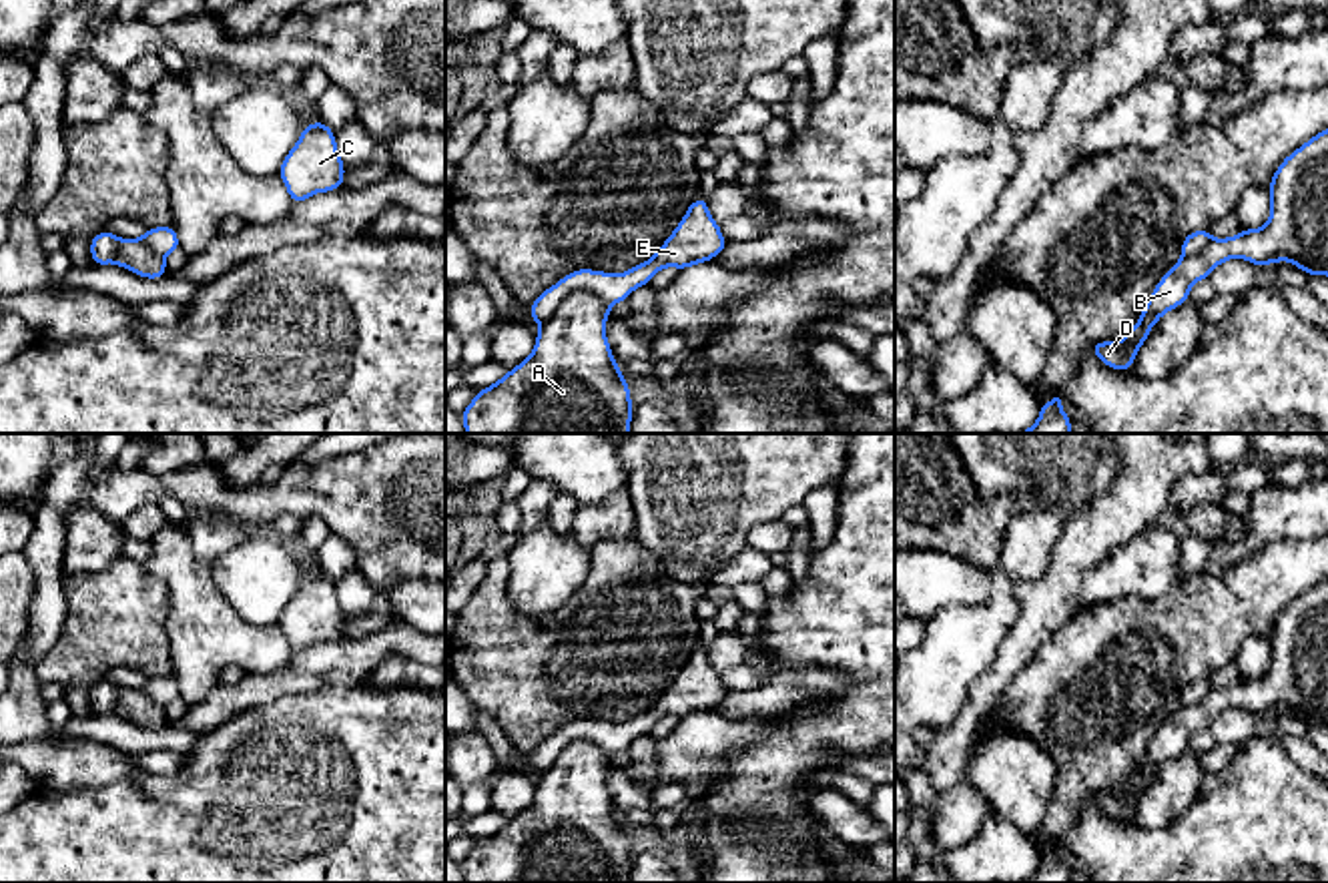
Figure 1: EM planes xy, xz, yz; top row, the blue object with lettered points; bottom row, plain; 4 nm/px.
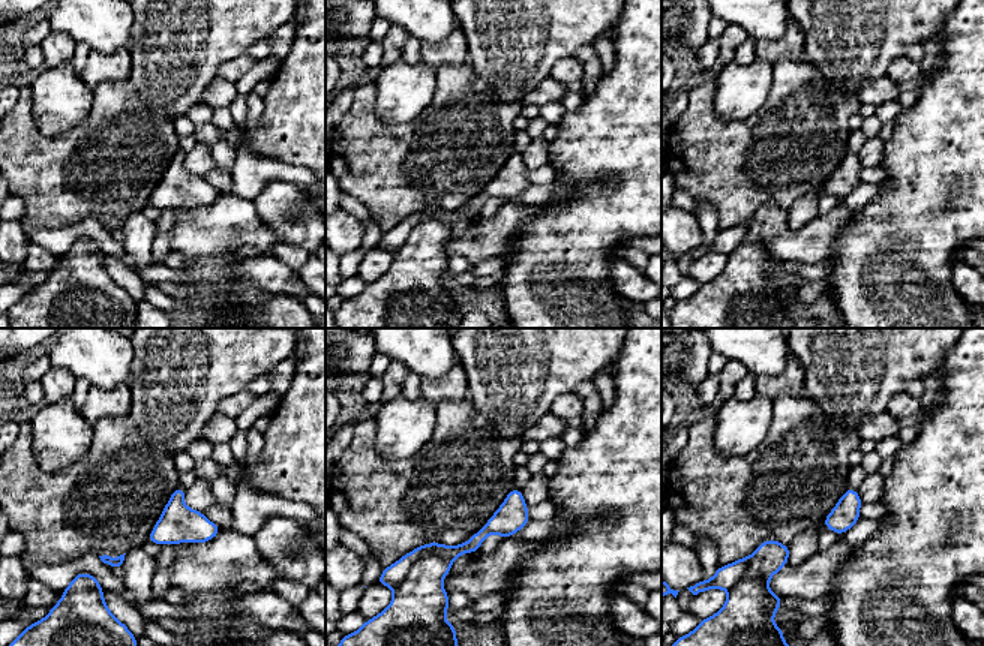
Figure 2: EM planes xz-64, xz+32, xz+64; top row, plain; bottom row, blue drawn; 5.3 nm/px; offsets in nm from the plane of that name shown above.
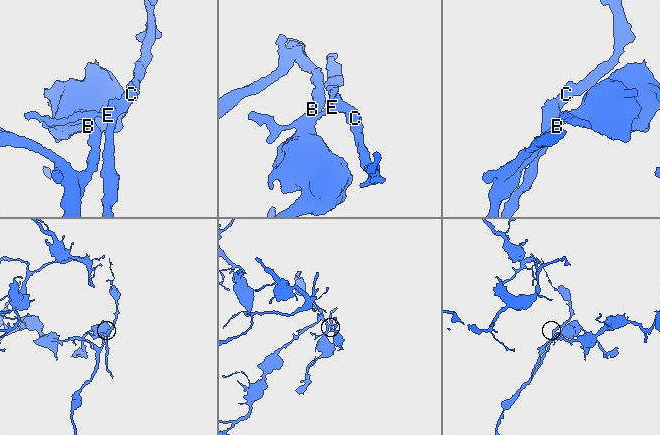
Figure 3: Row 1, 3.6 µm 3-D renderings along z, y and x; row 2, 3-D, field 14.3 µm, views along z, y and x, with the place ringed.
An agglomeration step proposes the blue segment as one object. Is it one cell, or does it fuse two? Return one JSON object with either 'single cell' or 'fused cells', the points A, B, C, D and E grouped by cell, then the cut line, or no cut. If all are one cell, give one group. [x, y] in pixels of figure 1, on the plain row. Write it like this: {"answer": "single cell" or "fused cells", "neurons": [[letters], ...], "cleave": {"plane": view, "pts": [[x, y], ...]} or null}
{"answer": "single cell", "neurons": [["A", "B", "C", "D", "E"]], "cleave": null}

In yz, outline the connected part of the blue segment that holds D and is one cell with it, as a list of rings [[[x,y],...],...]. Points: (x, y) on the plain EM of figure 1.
[[[1328,580],[1288,604],[1268,638],[1270,670],[1264,676],[1228,688],[1214,688],[1208,678],[1184,686],[1182,708],[1159,728],[1137,773],[1119,791],[1089,795],[1103,815],[1131,819],[1159,767],[1186,753],[1192,734],[1228,708],[1246,708],[1258,718],[1290,710],[1306,724],[1328,724]]]

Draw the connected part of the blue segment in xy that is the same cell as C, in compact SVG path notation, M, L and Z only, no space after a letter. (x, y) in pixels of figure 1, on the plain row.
M323 572L303 576L303 582L279 616L279 626L295 652L311 644L343 636L345 614L339 606L335 582Z

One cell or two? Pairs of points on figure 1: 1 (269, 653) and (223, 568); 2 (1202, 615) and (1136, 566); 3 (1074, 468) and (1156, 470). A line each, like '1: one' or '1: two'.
1: two
2: two
3: two

